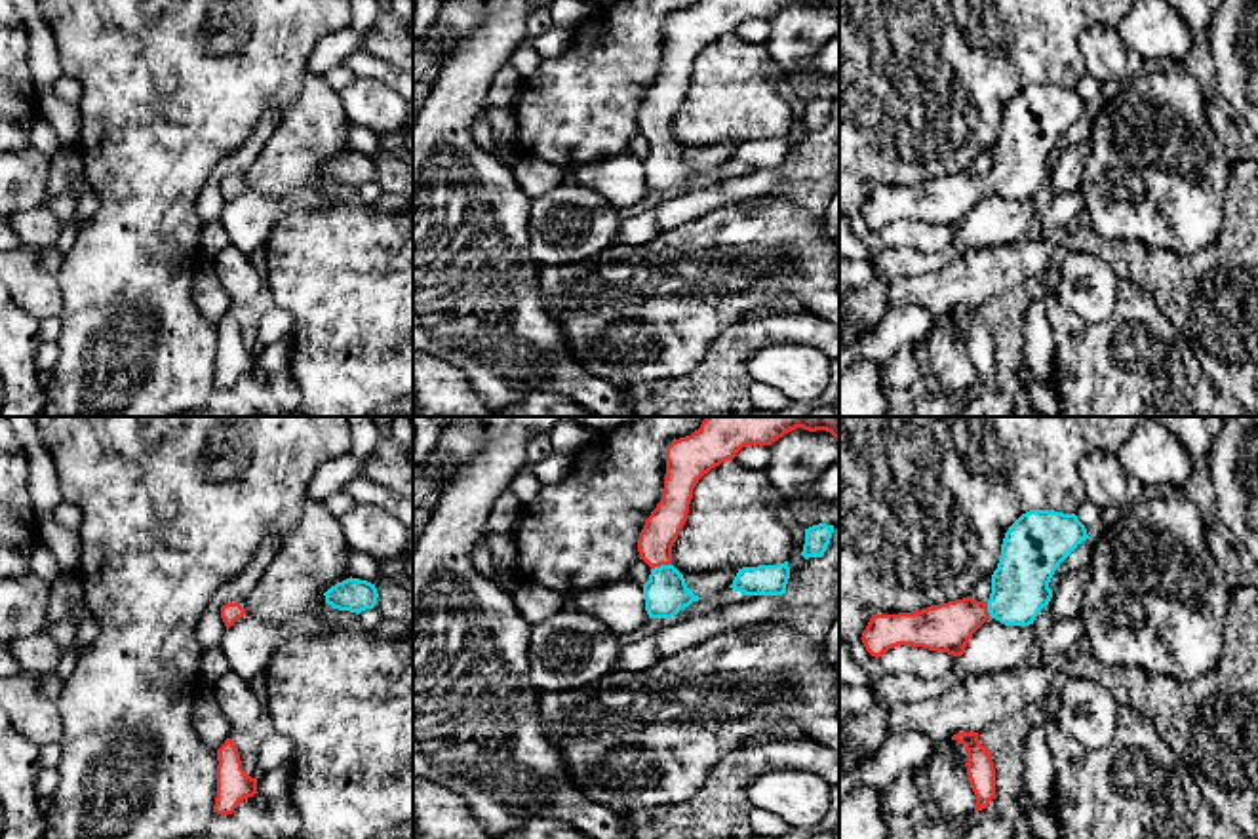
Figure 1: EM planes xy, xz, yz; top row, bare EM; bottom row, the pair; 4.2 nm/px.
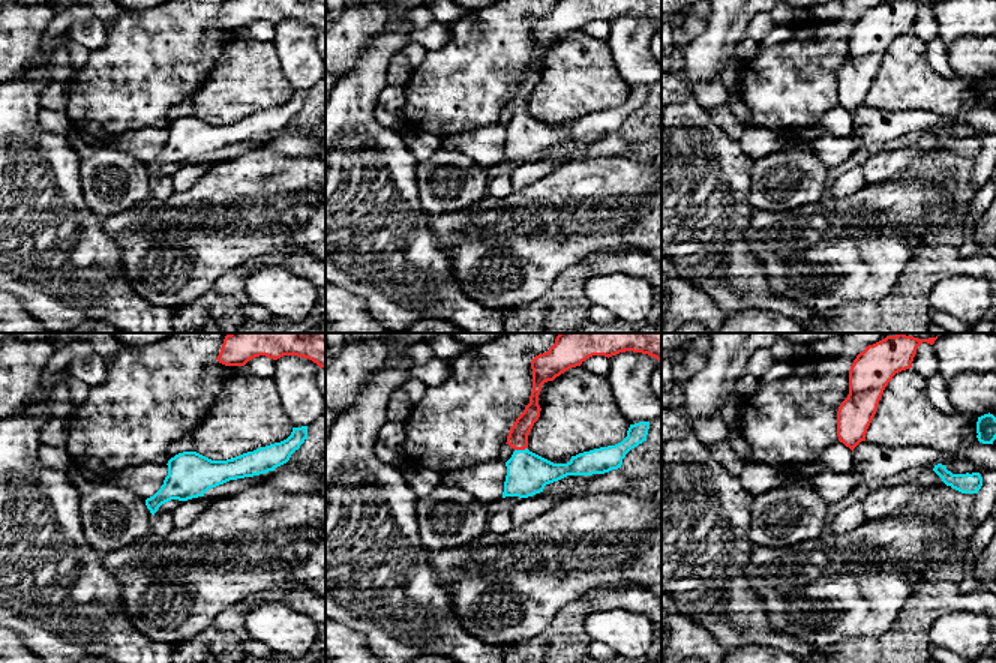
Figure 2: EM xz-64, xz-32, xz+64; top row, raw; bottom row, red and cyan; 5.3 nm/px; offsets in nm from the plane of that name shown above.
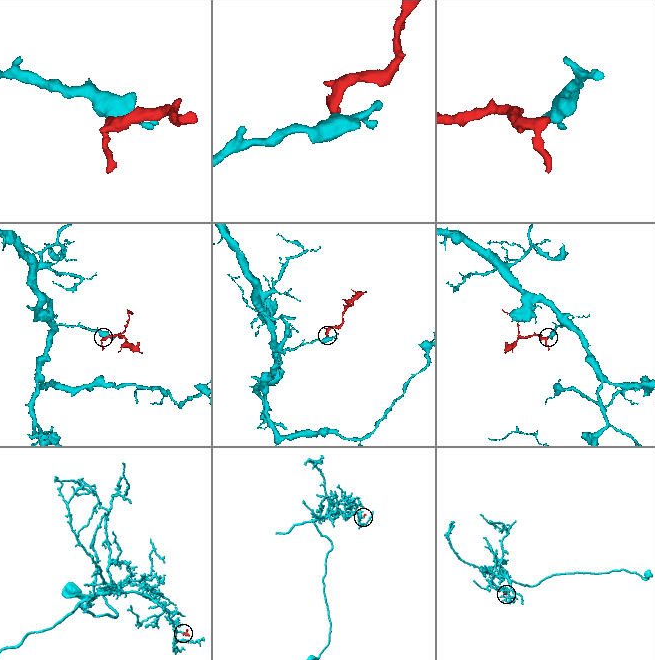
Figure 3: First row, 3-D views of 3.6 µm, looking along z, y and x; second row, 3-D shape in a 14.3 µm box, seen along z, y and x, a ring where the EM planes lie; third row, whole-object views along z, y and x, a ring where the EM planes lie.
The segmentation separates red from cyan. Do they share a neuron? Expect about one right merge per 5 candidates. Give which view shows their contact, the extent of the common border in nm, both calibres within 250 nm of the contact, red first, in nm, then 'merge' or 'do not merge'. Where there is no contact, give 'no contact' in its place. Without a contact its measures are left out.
contact in xz; length 90 nm; calibres 150 and 180 nm; merge

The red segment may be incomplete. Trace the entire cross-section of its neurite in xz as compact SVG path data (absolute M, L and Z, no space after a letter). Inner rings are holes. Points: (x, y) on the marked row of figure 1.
M706 417L698 430L666 447L664 493L638 540L639 559L651 567L643 584L649 618L672 618L702 599L672 565L672 546L687 521L698 479L733 460L742 447L771 445L796 428L826 430L839 439L839 417Z

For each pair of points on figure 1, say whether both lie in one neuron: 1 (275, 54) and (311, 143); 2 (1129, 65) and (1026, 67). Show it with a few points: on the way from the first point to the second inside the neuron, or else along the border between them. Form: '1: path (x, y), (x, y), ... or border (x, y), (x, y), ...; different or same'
1: border (305, 71), (301, 94), (286, 111); different
2: border (1102, 23), (1091, 25), (1080, 39), (1085, 73); different

